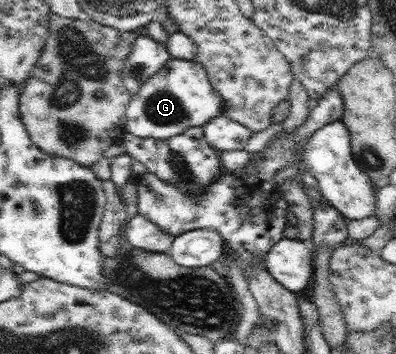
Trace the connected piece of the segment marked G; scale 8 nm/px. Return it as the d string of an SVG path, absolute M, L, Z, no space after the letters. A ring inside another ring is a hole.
M170 58L131 96L126 108L126 132L144 139L167 139L192 126L203 126L221 115L223 102L213 90L205 68L194 60Z

